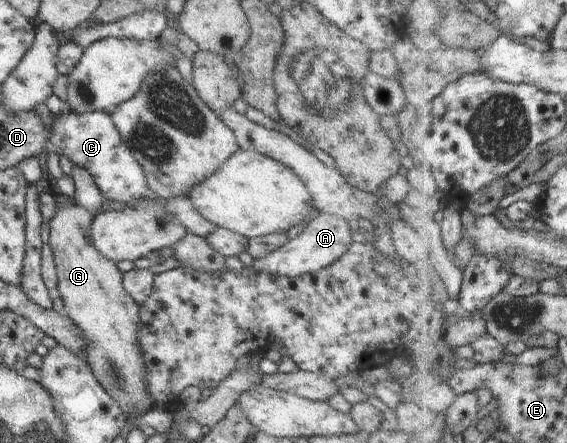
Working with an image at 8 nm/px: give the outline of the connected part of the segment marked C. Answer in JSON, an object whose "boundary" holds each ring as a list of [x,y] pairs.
{"boundary":[[[68,109],[56,116],[51,127],[49,141],[51,148],[58,151],[59,155],[65,155],[73,164],[85,169],[109,201],[131,203],[133,199],[139,199],[139,197],[156,195],[147,187],[143,169],[133,159],[131,151],[125,147],[125,143],[121,141],[119,131],[115,129],[109,113],[75,114]]]}

